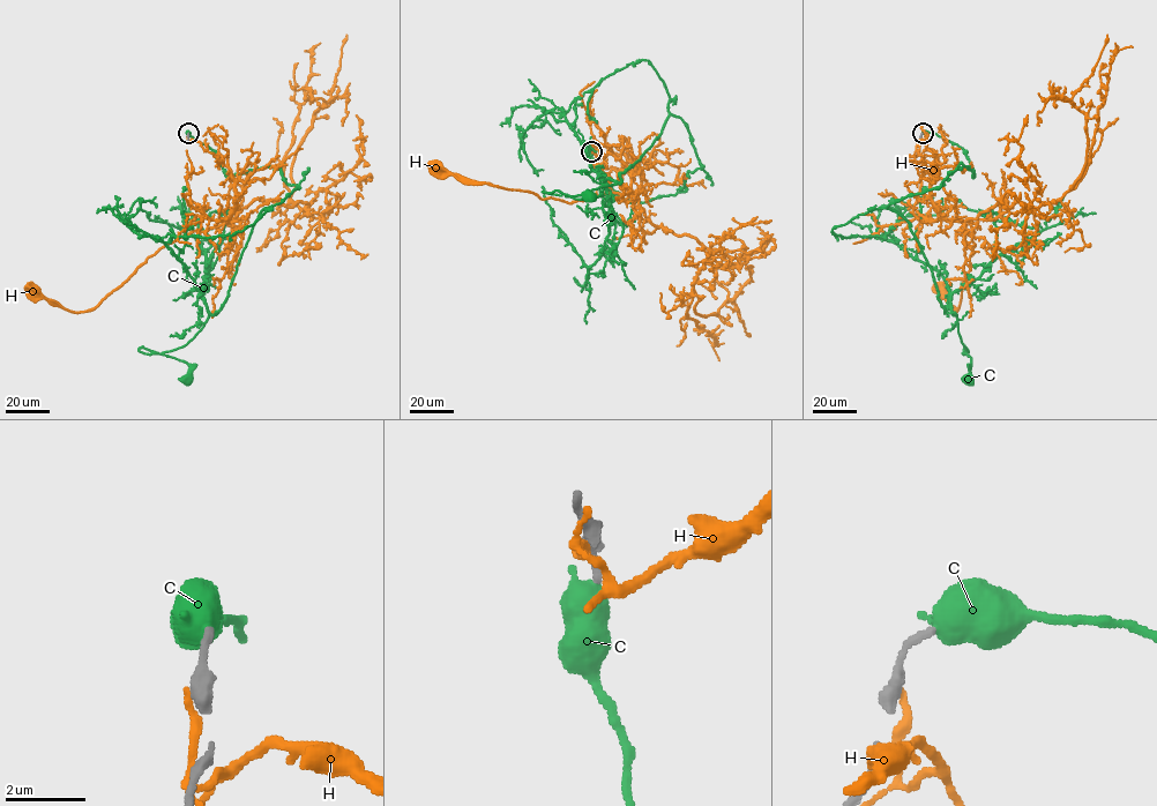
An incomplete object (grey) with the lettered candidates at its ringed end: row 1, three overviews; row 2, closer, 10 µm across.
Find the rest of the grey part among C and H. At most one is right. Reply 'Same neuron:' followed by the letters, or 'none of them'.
Same neuron: none of them

